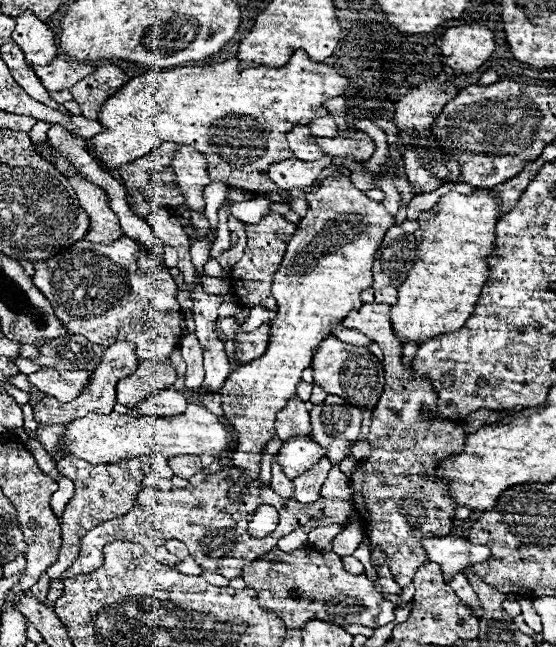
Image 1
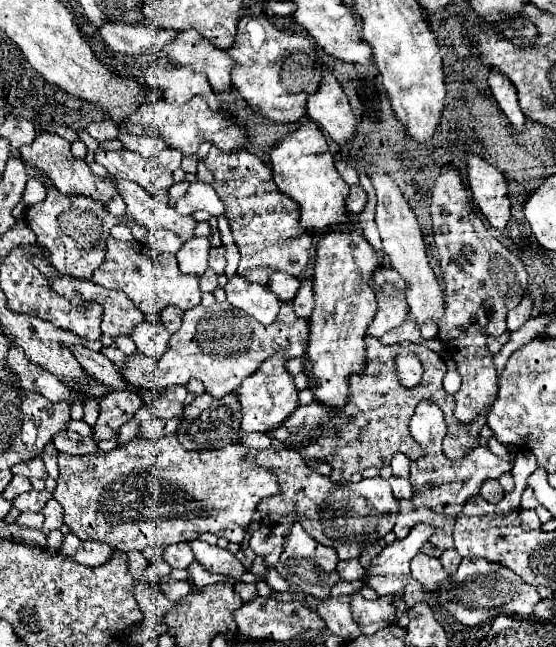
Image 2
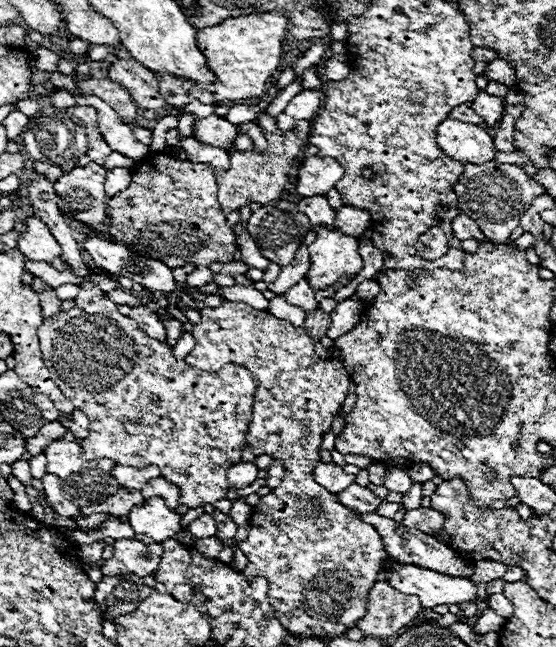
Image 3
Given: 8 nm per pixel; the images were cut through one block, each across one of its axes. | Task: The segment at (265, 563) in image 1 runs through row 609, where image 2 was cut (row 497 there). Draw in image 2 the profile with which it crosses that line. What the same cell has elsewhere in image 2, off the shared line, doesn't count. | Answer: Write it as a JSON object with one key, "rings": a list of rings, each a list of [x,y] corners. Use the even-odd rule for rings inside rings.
{"rings":[[[290,448],[260,450],[256,464],[274,472],[280,482],[278,496],[270,496],[258,504],[258,510],[264,514],[264,518],[260,520],[260,528],[248,540],[248,546],[254,550],[254,554],[264,556],[268,568],[278,562],[284,540],[294,522],[302,524],[302,528],[314,540],[334,548],[340,560],[360,558],[366,540],[374,542],[378,538],[384,538],[394,528],[398,500],[394,498],[388,480],[382,480],[380,476],[362,478],[360,482],[348,480],[334,484],[328,476],[322,476],[312,466],[304,464],[304,460]]]}

